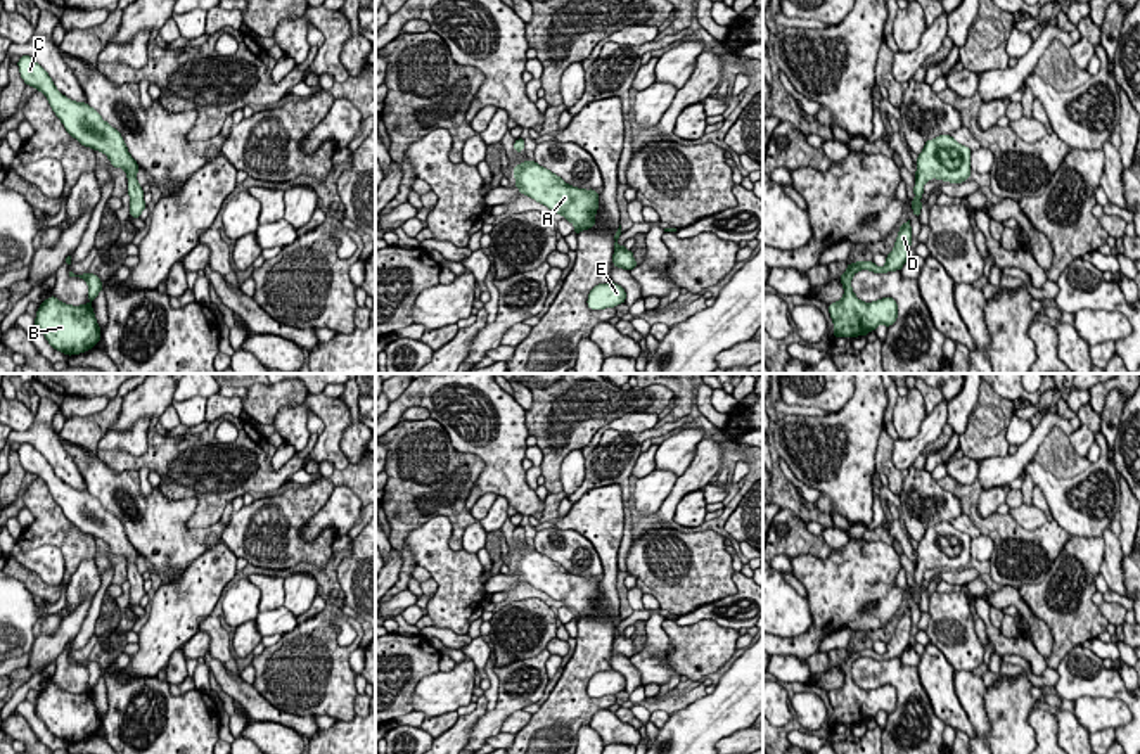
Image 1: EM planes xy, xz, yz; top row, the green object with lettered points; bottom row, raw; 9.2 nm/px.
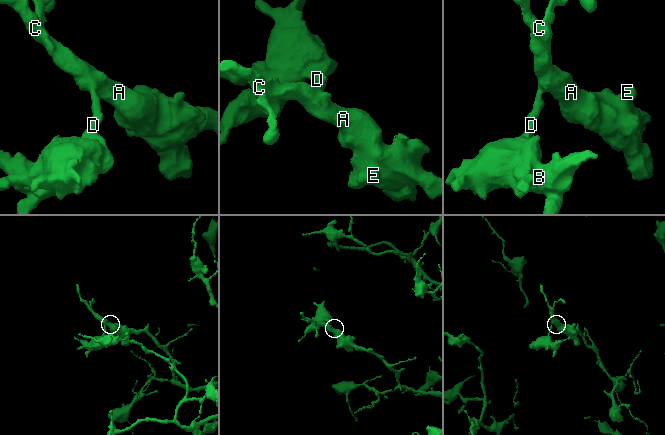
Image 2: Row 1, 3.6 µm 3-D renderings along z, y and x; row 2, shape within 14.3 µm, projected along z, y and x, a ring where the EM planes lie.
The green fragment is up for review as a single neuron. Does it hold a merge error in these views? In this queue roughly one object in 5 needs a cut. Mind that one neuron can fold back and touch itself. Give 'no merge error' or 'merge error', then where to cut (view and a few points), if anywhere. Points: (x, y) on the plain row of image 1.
no merge error | no cut

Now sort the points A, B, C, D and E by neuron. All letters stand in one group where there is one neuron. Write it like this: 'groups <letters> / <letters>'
groups A B C D E

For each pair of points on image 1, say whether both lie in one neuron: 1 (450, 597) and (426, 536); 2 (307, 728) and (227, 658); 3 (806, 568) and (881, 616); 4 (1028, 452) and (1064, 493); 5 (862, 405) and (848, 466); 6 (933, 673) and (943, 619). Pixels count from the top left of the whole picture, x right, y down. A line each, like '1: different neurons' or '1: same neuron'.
1: same neuron
2: different neurons
3: same neuron
4: different neurons
5: same neuron
6: different neurons

